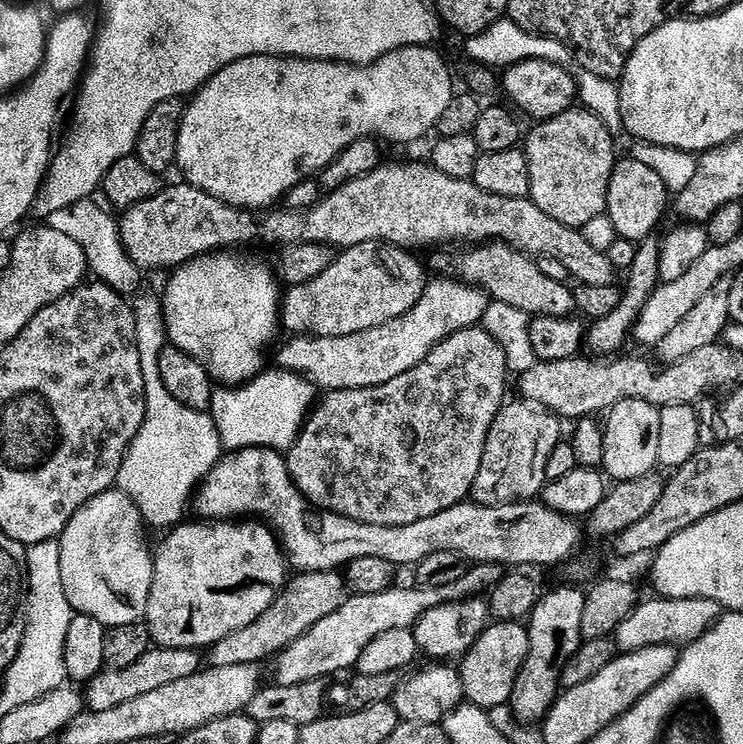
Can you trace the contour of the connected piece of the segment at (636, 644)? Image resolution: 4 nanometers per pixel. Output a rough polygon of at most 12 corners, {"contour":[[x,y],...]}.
{"contour":[[706,598],[637,603],[616,627],[621,653],[687,646],[722,615]]}

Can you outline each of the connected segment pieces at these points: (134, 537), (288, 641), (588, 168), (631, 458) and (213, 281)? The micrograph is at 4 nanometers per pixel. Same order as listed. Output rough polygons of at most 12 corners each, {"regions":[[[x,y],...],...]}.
{"regions":[[[119,490],[58,537],[73,613],[147,617],[154,556]],[[339,571],[302,572],[266,614],[210,649],[211,667],[290,647],[346,599]],[[574,106],[522,144],[528,196],[583,230],[618,161],[600,116]],[[623,400],[602,424],[613,481],[653,475],[661,409]],[[217,250],[162,288],[169,345],[213,381],[265,371],[282,324],[266,265]]]}

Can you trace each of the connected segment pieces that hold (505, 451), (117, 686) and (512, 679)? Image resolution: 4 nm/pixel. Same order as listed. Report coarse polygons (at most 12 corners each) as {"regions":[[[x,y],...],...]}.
{"regions":[[[509,399],[486,434],[477,504],[543,493],[561,417]],[[152,646],[86,685],[91,711],[114,710],[201,671],[194,648]],[[489,623],[458,664],[464,700],[509,703],[529,646],[523,623]]]}

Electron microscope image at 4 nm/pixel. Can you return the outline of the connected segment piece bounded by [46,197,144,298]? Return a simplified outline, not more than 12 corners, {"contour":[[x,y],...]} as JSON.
{"contour":[[88,197],[47,217],[99,281],[130,298],[144,272],[117,219]]}

